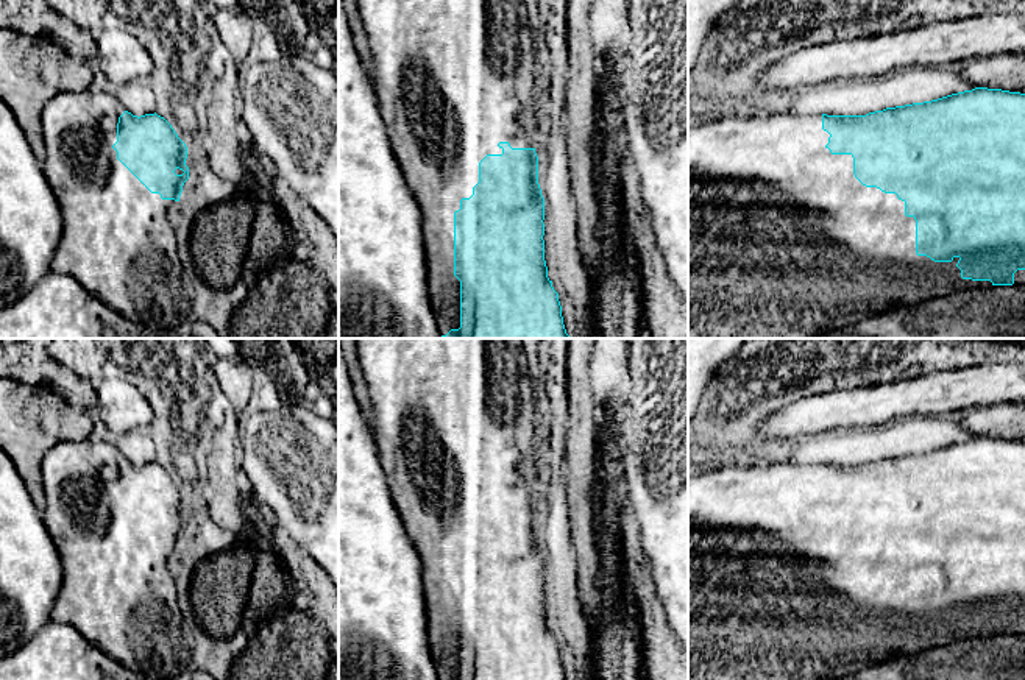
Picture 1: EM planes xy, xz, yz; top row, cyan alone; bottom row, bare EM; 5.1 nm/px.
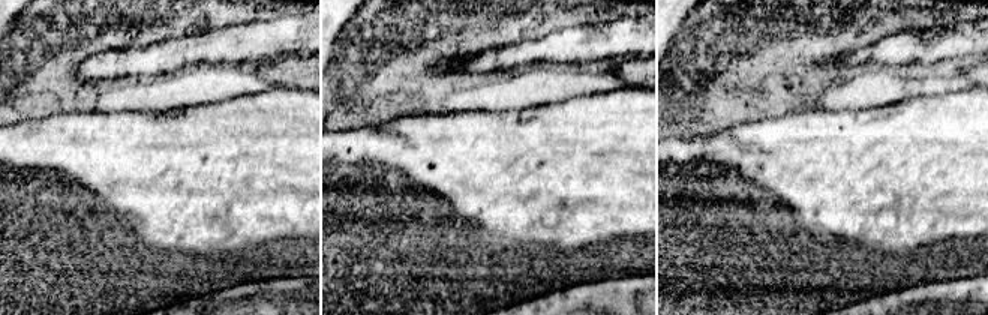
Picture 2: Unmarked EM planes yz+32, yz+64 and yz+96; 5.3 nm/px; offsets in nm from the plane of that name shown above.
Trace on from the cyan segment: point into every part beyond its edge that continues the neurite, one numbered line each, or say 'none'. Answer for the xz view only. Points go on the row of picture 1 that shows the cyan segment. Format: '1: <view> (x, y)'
1: xz (453, 78)

